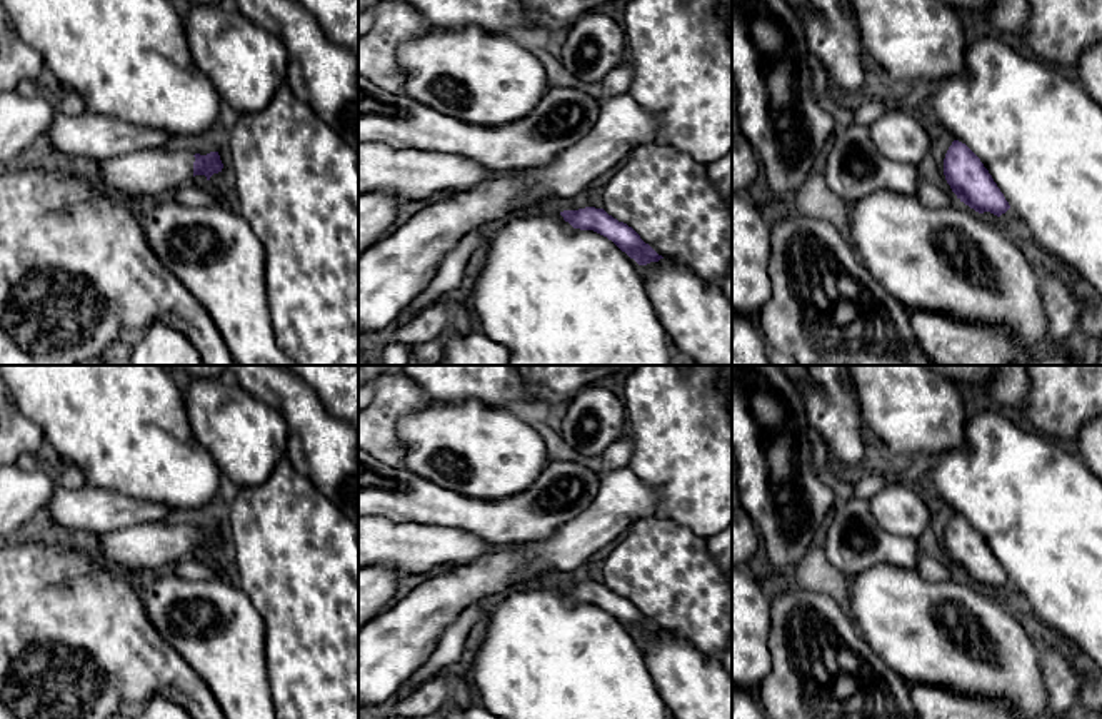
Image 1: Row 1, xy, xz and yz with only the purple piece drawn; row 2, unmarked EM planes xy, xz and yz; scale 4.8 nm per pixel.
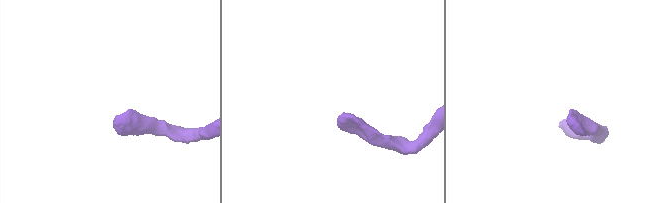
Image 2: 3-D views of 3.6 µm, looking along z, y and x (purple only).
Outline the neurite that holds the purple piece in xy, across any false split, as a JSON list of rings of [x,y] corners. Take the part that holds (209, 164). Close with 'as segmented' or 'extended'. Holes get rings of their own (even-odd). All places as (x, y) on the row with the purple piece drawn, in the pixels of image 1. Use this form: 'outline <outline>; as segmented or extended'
outline [[[138,150],[97,162],[102,178],[125,200],[143,199],[153,202],[172,195],[178,187],[192,182],[195,175],[222,172],[218,152],[207,155],[188,150]]]; extended

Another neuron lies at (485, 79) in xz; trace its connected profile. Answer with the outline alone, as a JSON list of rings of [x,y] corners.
[[[432,27],[398,47],[398,63],[405,73],[405,95],[478,127],[502,127],[523,118],[550,88],[543,65],[532,55],[527,42],[475,27]]]

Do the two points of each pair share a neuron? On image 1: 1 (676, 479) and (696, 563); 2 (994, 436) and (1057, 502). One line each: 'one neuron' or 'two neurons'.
1: two neurons
2: one neuron

